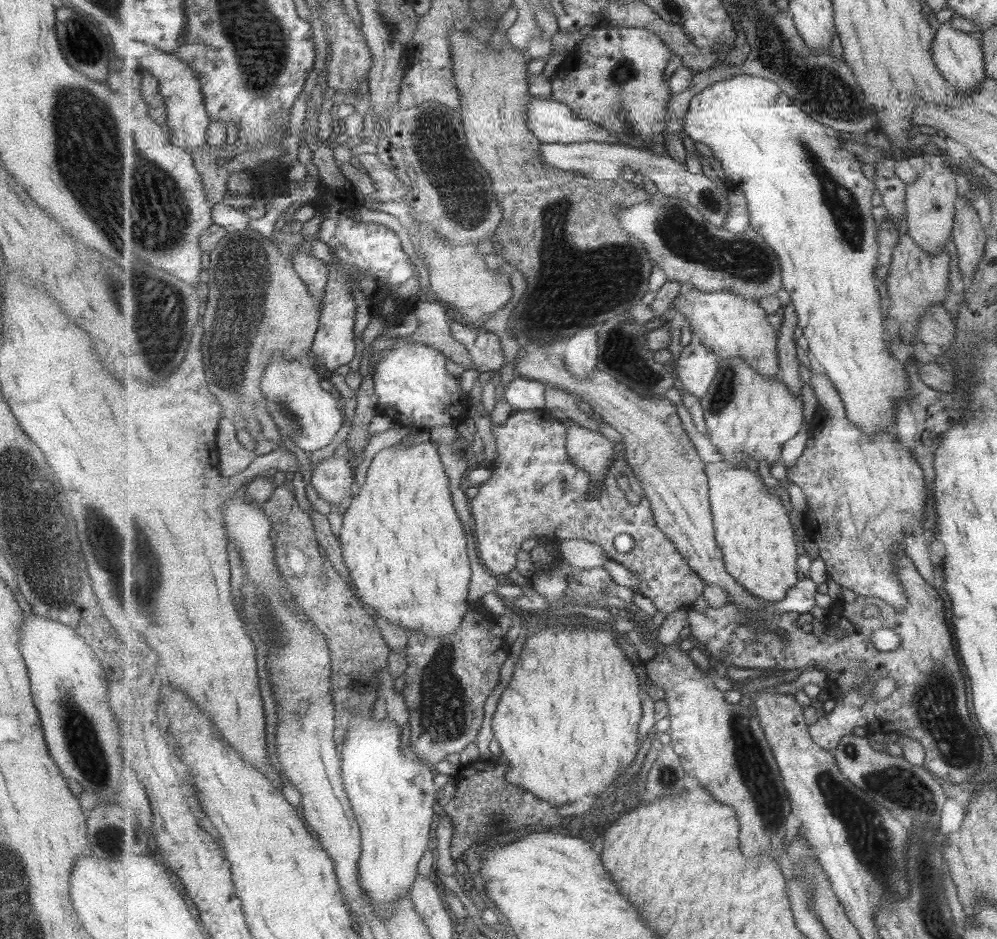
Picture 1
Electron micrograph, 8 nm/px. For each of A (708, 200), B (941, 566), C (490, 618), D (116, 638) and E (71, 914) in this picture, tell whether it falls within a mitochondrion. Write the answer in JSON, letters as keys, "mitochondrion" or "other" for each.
{"A":"mitochondrion","B":"other","C":"other","D":"other","E":"other"}

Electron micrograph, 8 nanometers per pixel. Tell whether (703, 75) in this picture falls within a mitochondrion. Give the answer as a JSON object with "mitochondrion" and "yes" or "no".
{"mitochondrion":"no"}

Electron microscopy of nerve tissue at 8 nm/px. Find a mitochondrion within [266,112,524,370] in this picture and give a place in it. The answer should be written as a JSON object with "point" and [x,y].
{"point":[303,187]}

